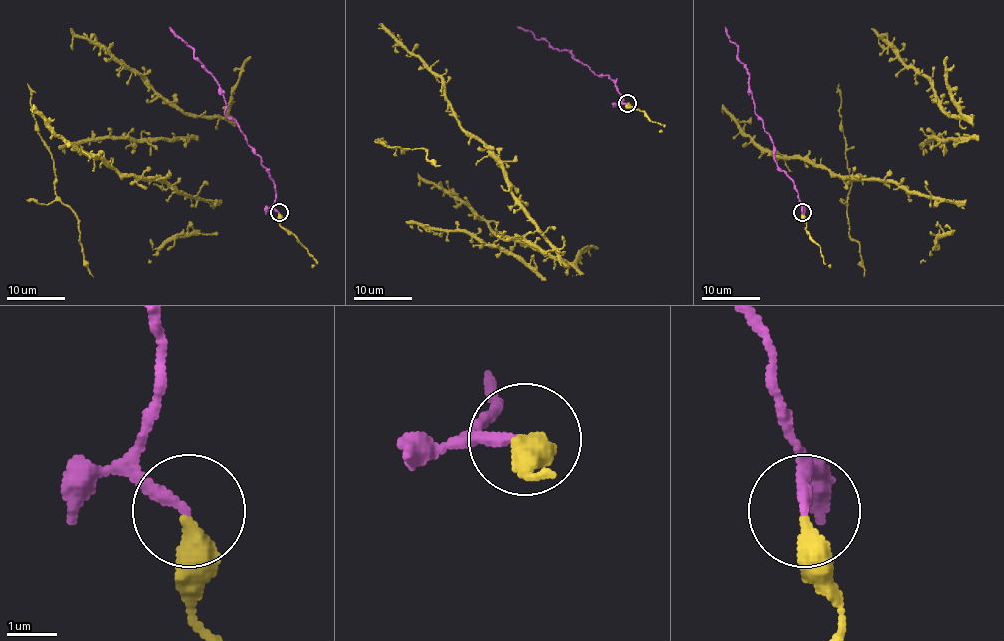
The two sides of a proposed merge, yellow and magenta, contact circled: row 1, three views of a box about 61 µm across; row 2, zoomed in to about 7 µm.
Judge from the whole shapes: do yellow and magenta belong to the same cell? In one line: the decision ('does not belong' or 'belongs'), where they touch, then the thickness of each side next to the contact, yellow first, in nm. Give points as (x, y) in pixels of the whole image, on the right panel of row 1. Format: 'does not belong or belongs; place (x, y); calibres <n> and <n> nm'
belongs; place (802, 212); calibres 420 and 240 nm

